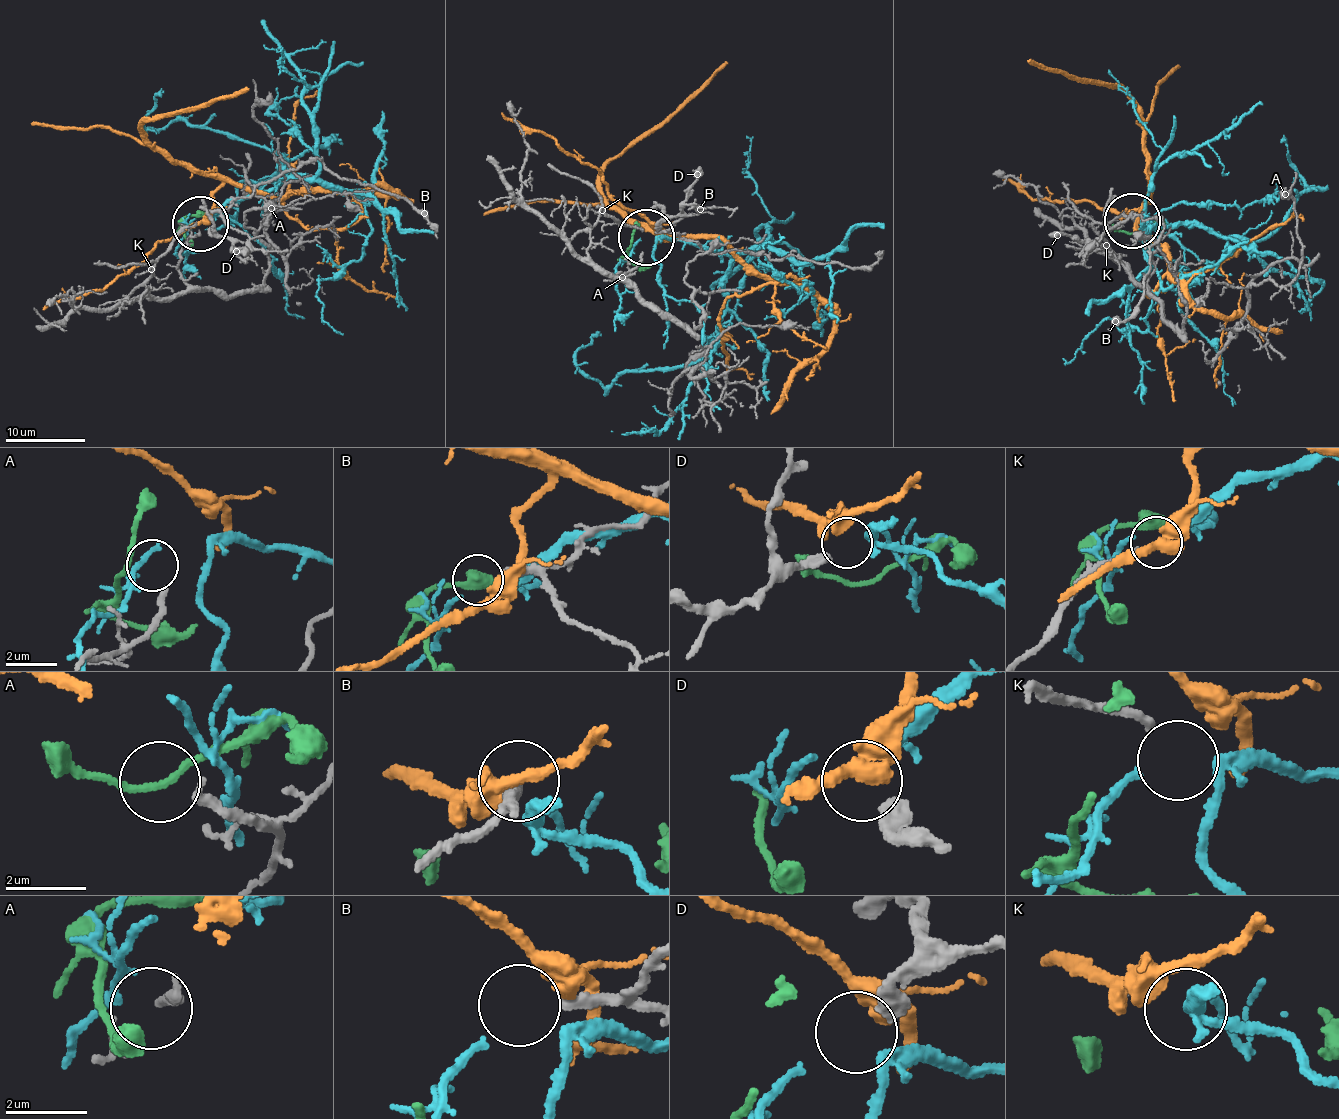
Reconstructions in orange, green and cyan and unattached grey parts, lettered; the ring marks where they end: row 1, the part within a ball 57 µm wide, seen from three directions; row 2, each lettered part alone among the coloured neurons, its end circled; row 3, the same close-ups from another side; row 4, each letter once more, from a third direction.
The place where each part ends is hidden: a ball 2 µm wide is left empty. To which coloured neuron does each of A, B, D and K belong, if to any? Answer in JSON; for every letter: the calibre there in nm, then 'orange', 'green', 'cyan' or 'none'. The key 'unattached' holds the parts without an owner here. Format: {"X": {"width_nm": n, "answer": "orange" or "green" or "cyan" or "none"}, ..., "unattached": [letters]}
{"A": {"width_nm": 240, "answer": "none"}, "B": {"width_nm": 320, "answer": "none"}, "D": {"width_nm": 420, "answer": "none"}, "K": {"width_nm": 240, "answer": "cyan"}, "unattached": ["A", "B", "D"]}

